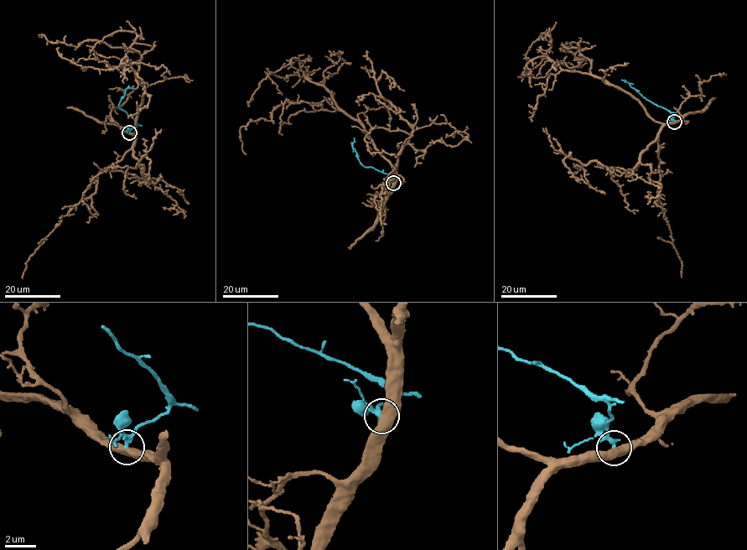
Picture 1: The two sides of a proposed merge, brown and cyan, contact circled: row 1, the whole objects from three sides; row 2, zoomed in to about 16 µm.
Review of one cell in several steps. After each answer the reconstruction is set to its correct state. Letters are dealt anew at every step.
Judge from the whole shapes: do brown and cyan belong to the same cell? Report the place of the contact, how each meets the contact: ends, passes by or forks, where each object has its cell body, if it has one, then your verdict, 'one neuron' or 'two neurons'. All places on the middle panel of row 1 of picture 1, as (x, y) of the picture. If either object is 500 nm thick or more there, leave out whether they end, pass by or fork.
place (393, 183); soma brown none; soma cyan none; two neurons

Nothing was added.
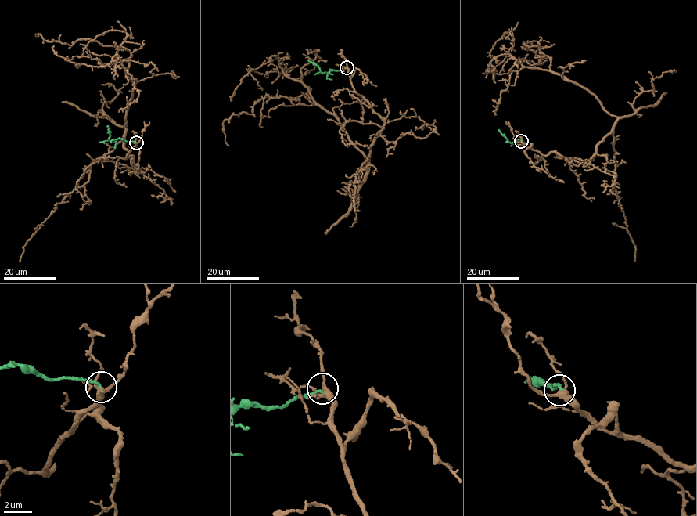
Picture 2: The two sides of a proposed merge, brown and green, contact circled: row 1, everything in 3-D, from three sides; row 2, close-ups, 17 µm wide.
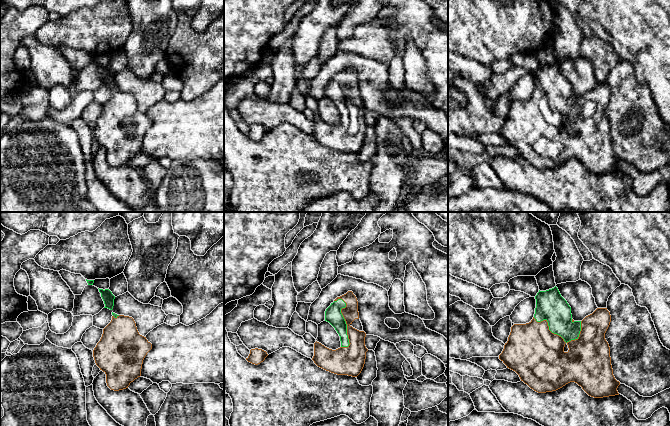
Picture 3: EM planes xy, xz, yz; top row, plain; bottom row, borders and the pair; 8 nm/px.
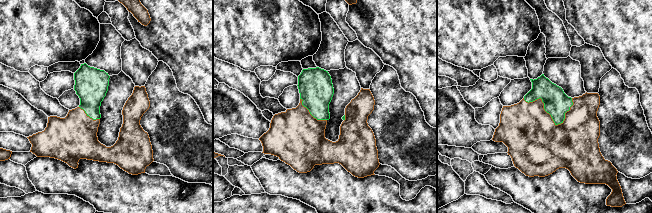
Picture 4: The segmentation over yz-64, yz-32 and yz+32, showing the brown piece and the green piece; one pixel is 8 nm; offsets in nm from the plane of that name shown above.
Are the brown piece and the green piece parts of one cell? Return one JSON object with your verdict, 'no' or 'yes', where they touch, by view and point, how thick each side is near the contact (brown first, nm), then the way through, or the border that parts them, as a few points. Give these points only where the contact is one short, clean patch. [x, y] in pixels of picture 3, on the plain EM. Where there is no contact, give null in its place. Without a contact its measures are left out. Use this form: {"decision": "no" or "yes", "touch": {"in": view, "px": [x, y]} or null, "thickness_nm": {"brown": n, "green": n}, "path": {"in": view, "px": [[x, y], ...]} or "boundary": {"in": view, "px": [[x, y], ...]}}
{"decision": "yes", "touch": {"in": "yz", "px": [553, 109]}, "thickness_nm": {"brown": 440, "green": 240}, "path": {"in": "yz", "px": [[537, 131], [553, 109], [552, 85], [550, 81]]}}

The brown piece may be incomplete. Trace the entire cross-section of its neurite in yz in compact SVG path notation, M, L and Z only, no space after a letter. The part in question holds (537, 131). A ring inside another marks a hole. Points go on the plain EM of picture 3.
M555 62L535 72L533 95L526 100L514 100L499 135L515 147L521 157L538 169L556 167L575 158L591 173L619 171L620 158L613 151L610 123L605 109L611 98L607 84L597 84L582 97L572 95L571 83Z

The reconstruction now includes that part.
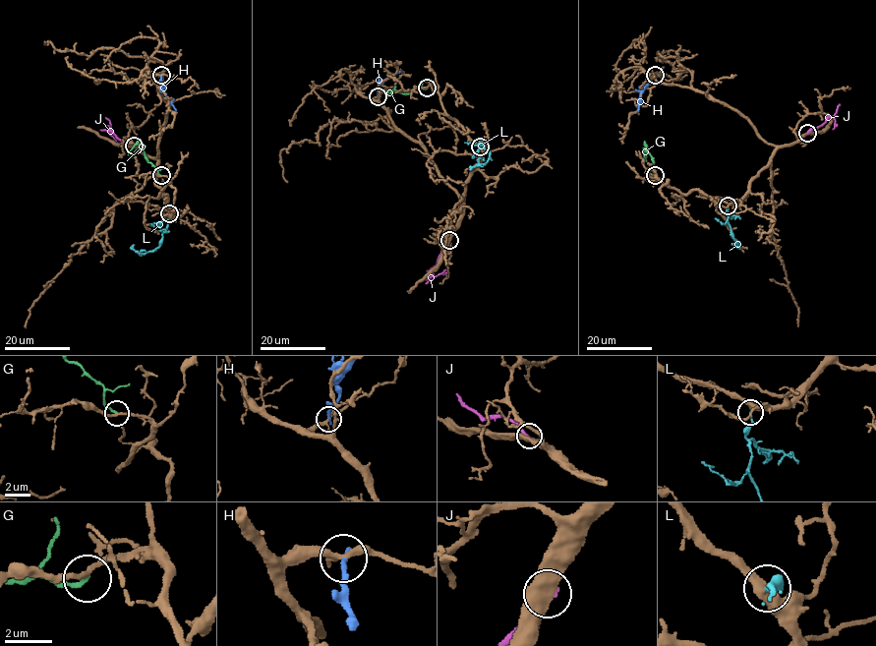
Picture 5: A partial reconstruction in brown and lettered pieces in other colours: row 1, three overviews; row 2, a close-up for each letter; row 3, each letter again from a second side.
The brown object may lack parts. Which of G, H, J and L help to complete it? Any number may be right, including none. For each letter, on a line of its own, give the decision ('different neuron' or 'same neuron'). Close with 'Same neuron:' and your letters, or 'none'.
G: different neuron
H: different neuron
J: different neuron
L: same neuron
Same neuron: L

